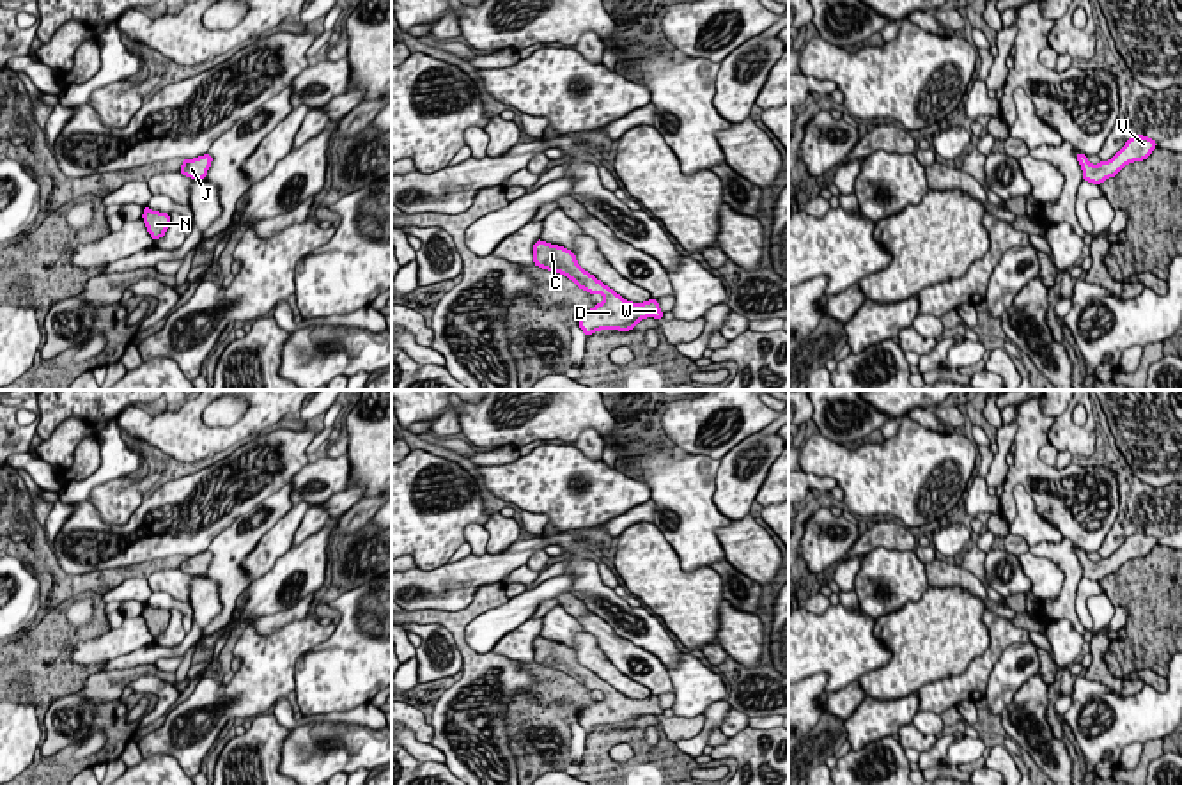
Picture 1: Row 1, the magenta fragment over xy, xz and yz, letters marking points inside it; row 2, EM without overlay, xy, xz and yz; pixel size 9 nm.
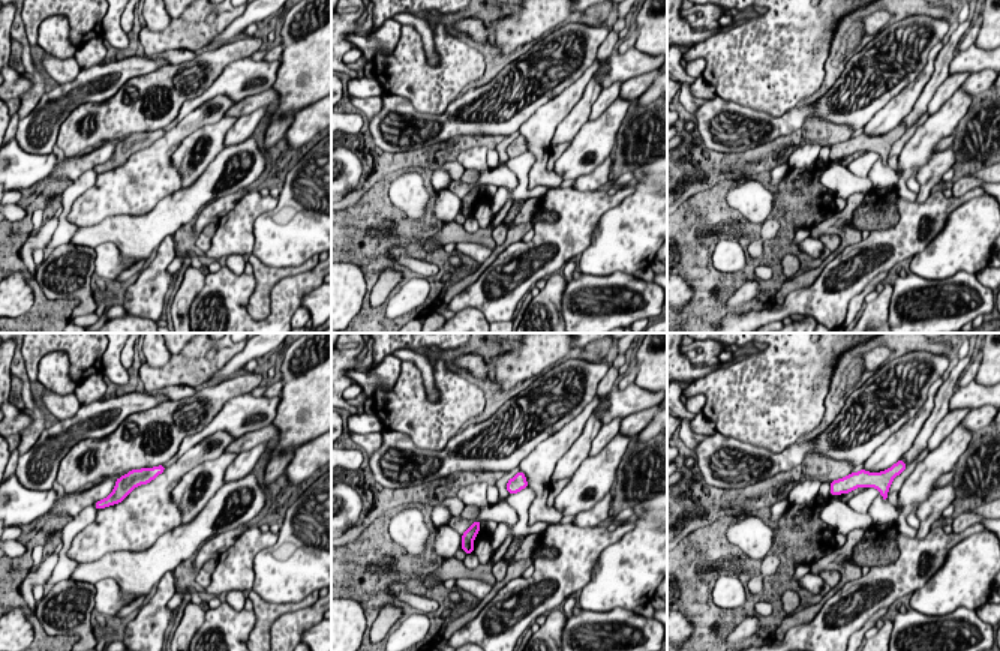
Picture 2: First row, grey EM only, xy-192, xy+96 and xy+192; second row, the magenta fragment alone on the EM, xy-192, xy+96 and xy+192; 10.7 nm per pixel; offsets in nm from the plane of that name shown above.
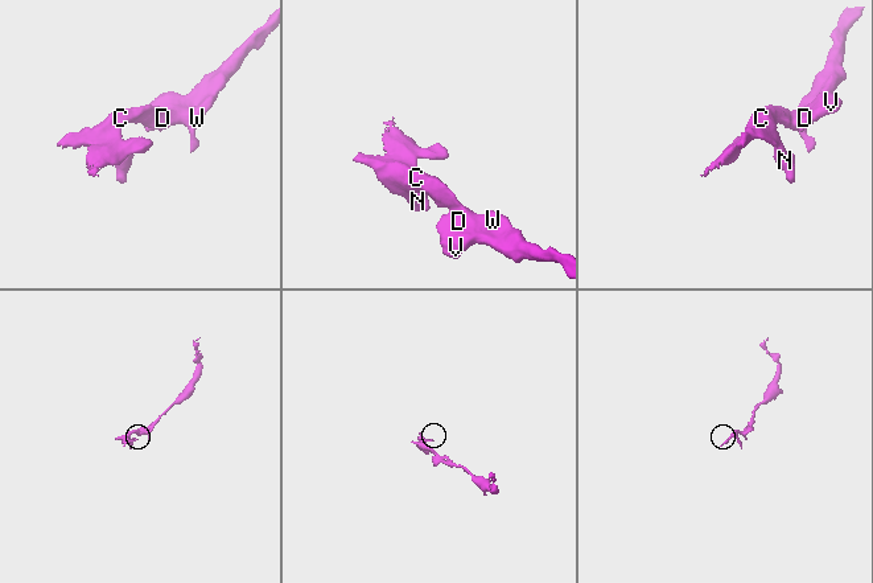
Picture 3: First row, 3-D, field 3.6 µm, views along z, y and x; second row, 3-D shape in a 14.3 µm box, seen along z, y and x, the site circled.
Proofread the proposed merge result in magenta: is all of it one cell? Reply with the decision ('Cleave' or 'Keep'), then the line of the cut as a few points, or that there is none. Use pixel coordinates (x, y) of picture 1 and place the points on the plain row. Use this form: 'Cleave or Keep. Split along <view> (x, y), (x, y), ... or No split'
Keep. No split

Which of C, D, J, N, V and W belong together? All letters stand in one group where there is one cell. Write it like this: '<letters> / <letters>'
C D J N V W

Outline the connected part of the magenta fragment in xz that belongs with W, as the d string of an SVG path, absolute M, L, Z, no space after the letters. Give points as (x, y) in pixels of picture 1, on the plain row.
M537 636L533 641L533 661L540 666L560 670L572 677L579 686L590 691L599 689L604 695L603 700L597 700L579 714L578 721L587 734L601 727L631 728L636 725L638 718L647 714L663 716L657 696L650 695L645 700L624 696L594 672L581 666L576 650L564 643Z

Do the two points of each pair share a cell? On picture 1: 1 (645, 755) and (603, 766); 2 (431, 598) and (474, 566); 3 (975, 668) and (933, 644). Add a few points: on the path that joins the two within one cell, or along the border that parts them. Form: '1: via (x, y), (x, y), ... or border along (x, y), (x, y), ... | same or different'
1: via (635, 766), (614, 766) | same
2: via (440, 587), (451, 576), (463, 576) | same
3: border along (987, 628), (989, 645), (963, 672), (931, 683) | different

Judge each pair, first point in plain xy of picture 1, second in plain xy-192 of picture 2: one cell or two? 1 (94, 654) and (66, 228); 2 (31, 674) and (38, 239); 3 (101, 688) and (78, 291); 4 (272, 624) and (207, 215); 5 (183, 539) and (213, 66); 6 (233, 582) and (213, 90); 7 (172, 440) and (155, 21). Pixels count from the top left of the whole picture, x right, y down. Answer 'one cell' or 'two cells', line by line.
1: two cells
2: two cells
3: one cell
4: one cell
5: one cell
6: two cells
7: two cells

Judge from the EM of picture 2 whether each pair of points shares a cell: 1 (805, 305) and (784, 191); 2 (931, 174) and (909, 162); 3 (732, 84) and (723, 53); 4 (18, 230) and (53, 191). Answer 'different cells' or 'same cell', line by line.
1: different cells
2: different cells
3: same cell
4: same cell

